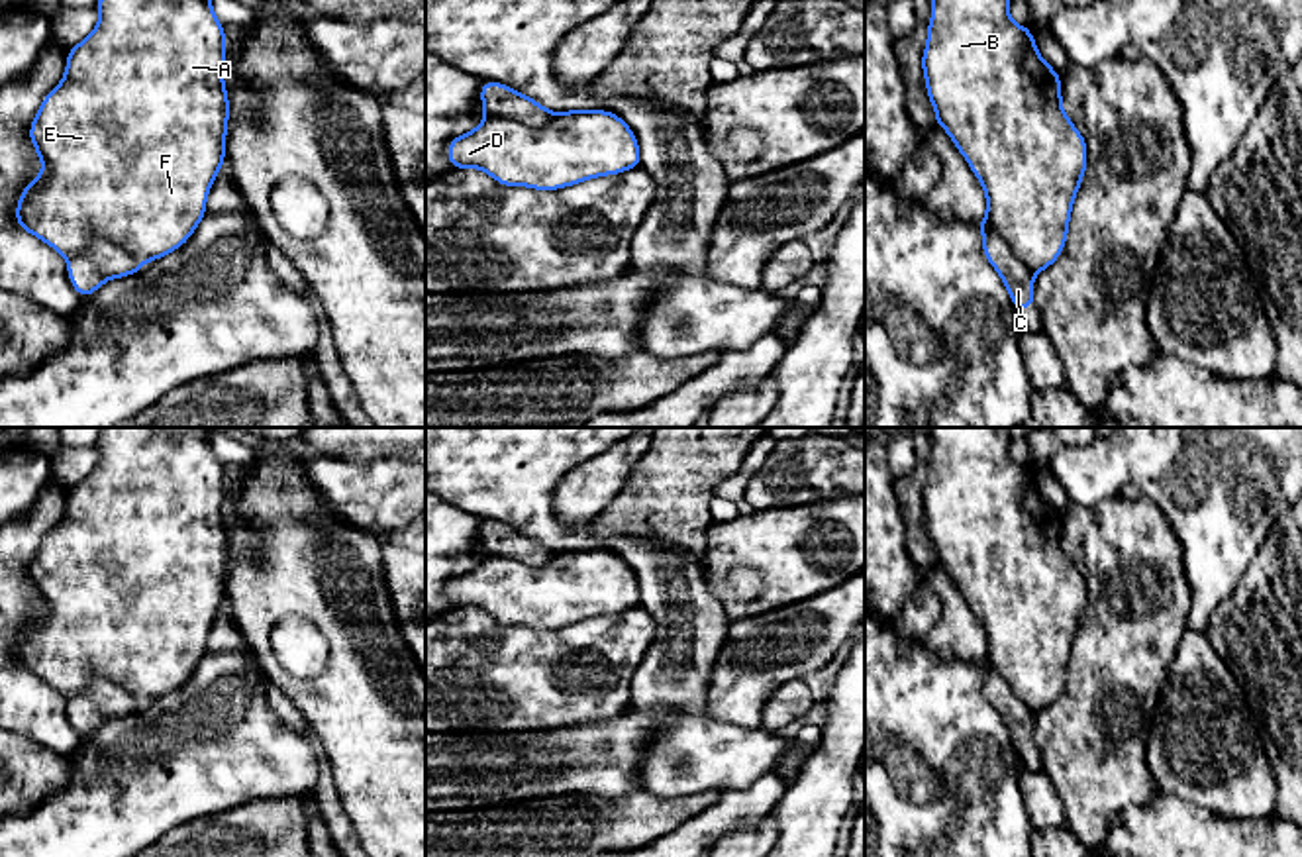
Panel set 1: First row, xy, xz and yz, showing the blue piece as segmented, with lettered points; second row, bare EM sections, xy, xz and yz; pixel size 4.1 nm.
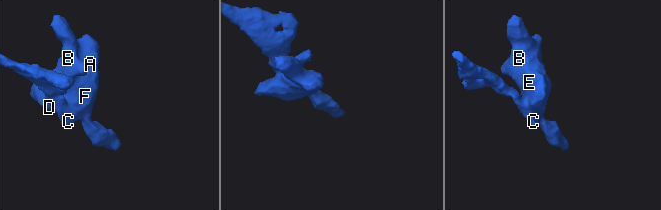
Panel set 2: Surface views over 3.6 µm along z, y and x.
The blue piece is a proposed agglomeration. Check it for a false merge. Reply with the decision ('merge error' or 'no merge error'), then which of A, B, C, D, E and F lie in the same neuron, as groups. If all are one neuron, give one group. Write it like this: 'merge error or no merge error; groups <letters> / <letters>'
merge error; groups A B D E F / C

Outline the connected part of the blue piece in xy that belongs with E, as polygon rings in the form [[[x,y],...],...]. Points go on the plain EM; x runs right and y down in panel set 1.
[[[102,428],[98,437],[100,459],[78,484],[67,488],[67,508],[63,520],[43,537],[27,569],[43,610],[25,622],[16,643],[16,663],[20,669],[39,677],[67,698],[80,692],[92,675],[100,675],[141,702],[167,696],[182,686],[206,655],[208,631],[225,602],[225,575],[229,559],[229,535],[224,522],[225,467],[212,449],[212,428],[186,428],[182,431],[161,431],[159,428]]]

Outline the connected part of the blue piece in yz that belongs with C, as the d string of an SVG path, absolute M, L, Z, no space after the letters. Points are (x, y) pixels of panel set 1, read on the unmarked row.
M973 661L982 669L984 698L996 708L1008 728L1016 751L1035 745L1033 737L1033 712L1010 690L1000 673L986 661Z

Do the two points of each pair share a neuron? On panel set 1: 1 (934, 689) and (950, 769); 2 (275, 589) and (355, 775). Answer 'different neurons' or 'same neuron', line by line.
1: same neuron
2: same neuron

